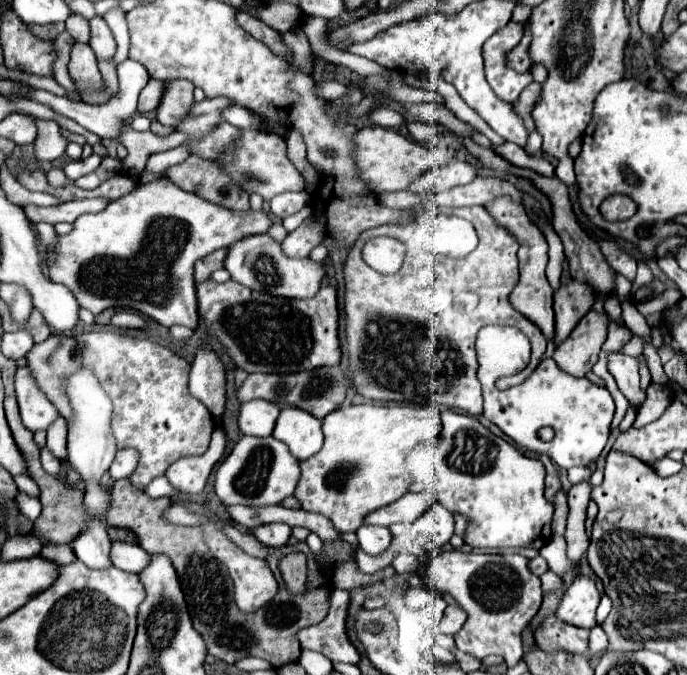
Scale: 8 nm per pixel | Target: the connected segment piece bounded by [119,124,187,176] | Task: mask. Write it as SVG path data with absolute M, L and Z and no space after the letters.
M125 124L121 134L119 134L119 142L127 148L129 154L123 160L123 170L121 172L127 174L127 176L135 176L145 168L151 154L171 150L171 148L183 144L185 140L187 140L187 136L183 132L171 132L169 136L159 136L157 138L157 136L153 136L151 130L137 132L129 124Z

